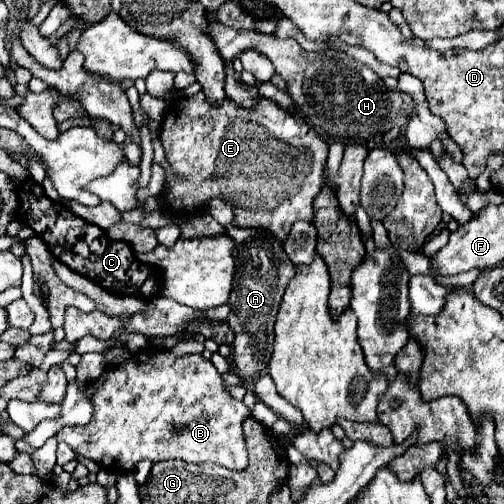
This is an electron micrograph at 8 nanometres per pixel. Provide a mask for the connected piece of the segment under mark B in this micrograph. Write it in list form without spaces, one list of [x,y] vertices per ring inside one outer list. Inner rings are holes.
[[[147,348],[131,354],[127,362],[103,374],[103,386],[91,396],[95,404],[95,416],[87,426],[65,426],[55,438],[73,448],[75,454],[97,462],[107,472],[131,472],[141,460],[161,462],[161,460],[183,460],[189,464],[213,462],[229,470],[243,470],[247,466],[245,438],[241,422],[251,416],[247,406],[235,400],[223,384],[217,368],[205,360],[201,354],[187,354],[181,358],[171,356],[163,348]]]

